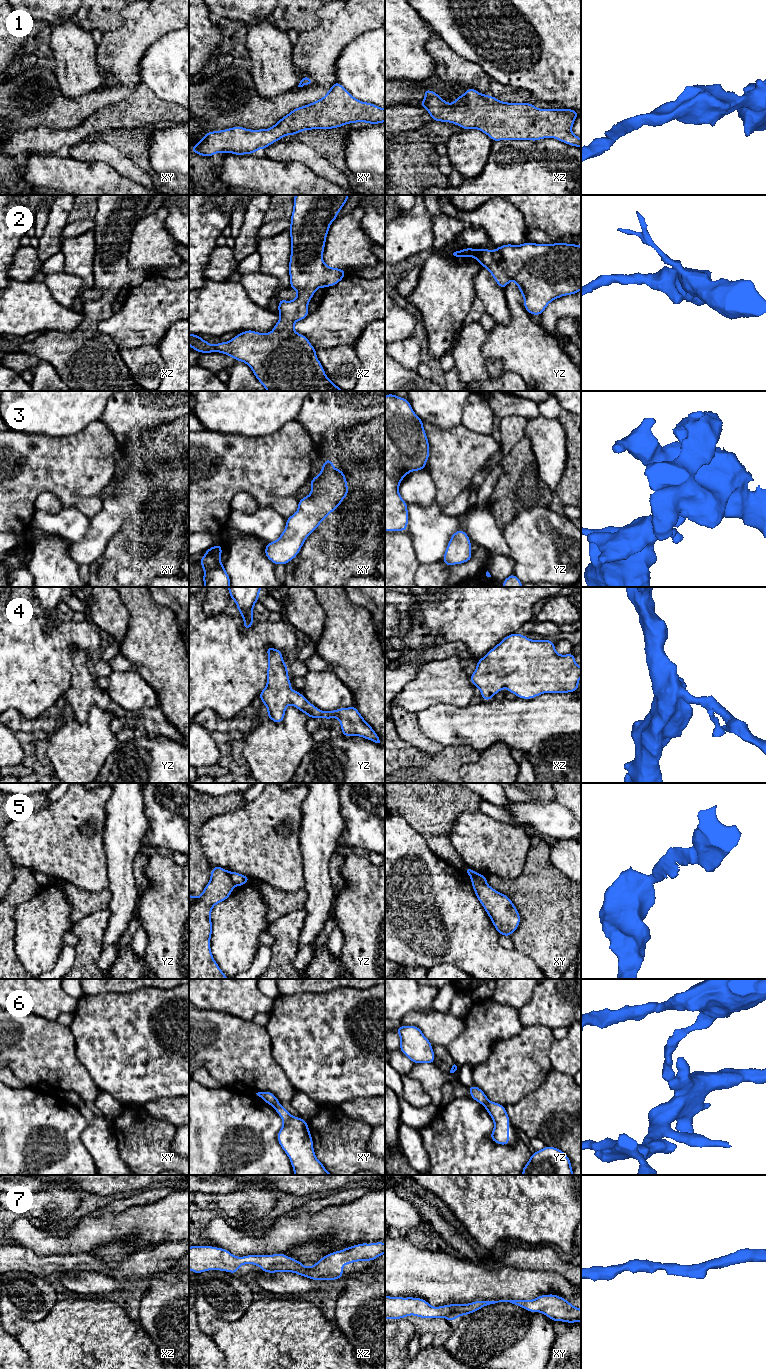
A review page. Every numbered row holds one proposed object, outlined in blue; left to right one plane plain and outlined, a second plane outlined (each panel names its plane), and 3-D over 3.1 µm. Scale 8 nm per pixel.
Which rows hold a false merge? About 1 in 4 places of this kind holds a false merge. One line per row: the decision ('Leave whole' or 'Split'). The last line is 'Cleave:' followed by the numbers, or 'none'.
1: Leave whole
2: Leave whole
3: Leave whole
4: Leave whole
5: Split
6: Split
7: Leave whole
Cleave: 5, 6

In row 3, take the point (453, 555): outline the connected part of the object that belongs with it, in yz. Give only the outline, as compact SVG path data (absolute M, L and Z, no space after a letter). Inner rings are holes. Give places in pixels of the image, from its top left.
M459 529L451 537L444 553L443 562L449 567L472 559L471 541L465 531Z

